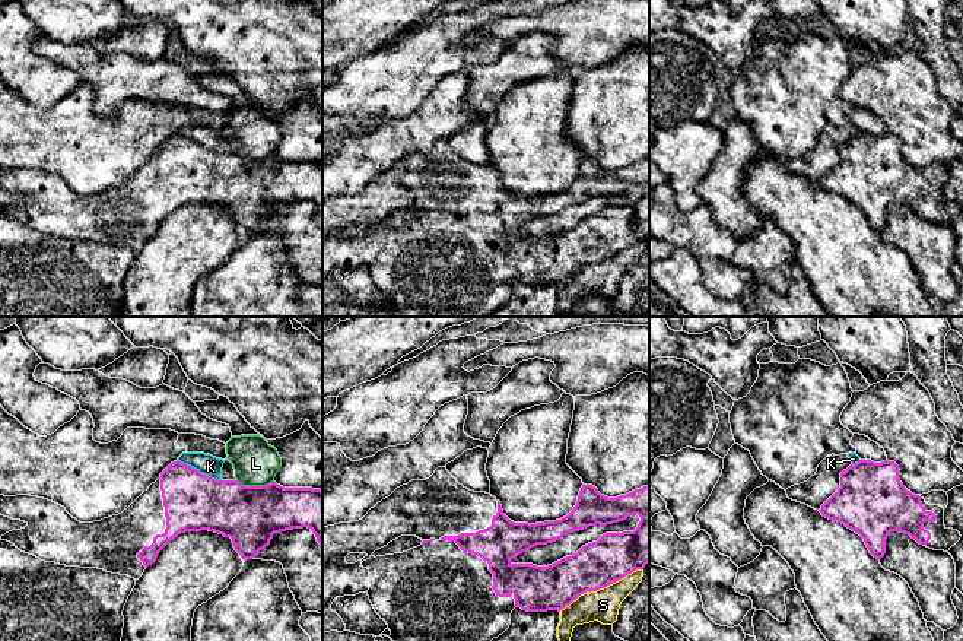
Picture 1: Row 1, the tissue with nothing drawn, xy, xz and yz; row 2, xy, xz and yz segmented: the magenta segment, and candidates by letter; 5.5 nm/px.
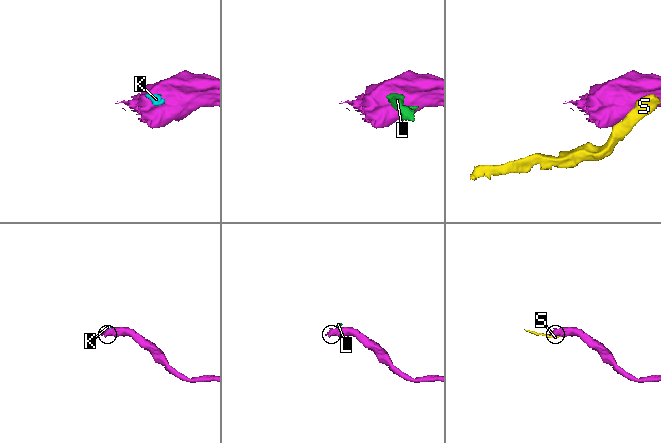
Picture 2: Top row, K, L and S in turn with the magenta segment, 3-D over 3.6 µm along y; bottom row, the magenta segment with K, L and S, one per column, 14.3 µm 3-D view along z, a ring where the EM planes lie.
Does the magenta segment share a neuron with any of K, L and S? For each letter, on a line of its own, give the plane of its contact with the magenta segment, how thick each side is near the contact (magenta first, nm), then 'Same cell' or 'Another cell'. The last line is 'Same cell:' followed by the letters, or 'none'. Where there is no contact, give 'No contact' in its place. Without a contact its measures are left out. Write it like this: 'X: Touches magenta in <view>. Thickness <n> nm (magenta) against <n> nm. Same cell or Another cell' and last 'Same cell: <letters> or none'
K: Touches magenta in xy. Thickness 320 nm (magenta) against 110 nm. Another cell
L: Touches magenta in xy. Thickness 320 nm (magenta) against 240 nm. Another cell
S: Touches magenta in xz. Thickness 260 nm (magenta) against 180 nm. Another cell
Same cell: none

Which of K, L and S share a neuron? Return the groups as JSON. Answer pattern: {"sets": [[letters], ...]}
{"sets": [["K", "L"], ["S"]]}

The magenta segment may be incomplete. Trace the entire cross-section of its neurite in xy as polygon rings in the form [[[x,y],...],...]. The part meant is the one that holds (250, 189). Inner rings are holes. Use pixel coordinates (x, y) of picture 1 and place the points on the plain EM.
[[[181,134],[171,136],[160,150],[149,159],[127,183],[118,188],[93,196],[80,196],[64,180],[31,168],[0,168],[0,187],[12,193],[25,194],[28,199],[12,203],[1,213],[13,216],[19,223],[34,228],[45,235],[66,239],[98,241],[107,245],[128,248],[139,253],[152,238],[159,225],[178,207],[185,204],[209,203],[231,210],[235,223],[242,232],[255,231],[270,218],[274,206],[308,200],[322,218],[322,164],[312,161],[283,161],[276,155],[266,159],[244,159],[236,153],[217,153]]]

